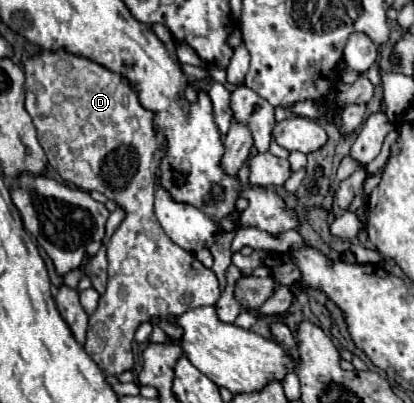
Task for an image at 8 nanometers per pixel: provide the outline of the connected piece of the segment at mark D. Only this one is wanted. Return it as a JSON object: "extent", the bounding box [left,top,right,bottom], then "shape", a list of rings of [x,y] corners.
{"extent":[23,49,221,375],"shape":[[[63,49],[33,55],[31,59],[27,59],[23,69],[27,93],[25,109],[33,117],[39,143],[47,153],[51,169],[55,169],[65,183],[71,183],[83,191],[99,191],[127,211],[127,217],[107,243],[109,281],[95,313],[89,317],[89,331],[85,341],[85,351],[89,353],[89,357],[105,373],[119,375],[127,369],[133,369],[133,333],[141,323],[149,321],[151,317],[169,319],[201,305],[215,305],[221,297],[219,281],[215,273],[207,269],[193,253],[187,253],[185,249],[175,245],[159,227],[159,221],[153,215],[155,193],[151,165],[153,153],[159,147],[159,139],[155,135],[153,111],[147,111],[139,103],[137,91],[131,81],[91,59],[71,55]]]}

